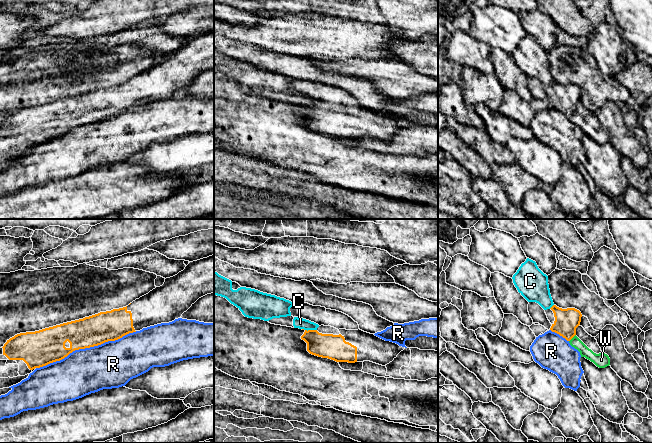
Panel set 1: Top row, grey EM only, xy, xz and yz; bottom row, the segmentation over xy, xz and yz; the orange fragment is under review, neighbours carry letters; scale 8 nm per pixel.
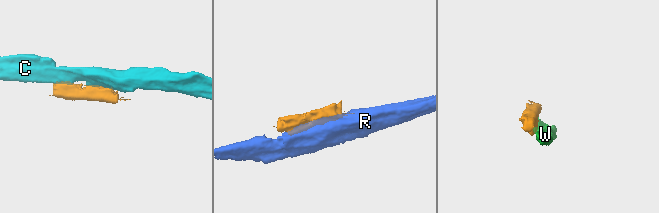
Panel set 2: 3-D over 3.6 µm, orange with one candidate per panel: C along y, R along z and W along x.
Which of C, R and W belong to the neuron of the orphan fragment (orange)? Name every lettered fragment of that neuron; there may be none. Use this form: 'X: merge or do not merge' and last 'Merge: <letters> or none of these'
C: do not merge
R: do not merge
W: do not merge
Merge: none of these

